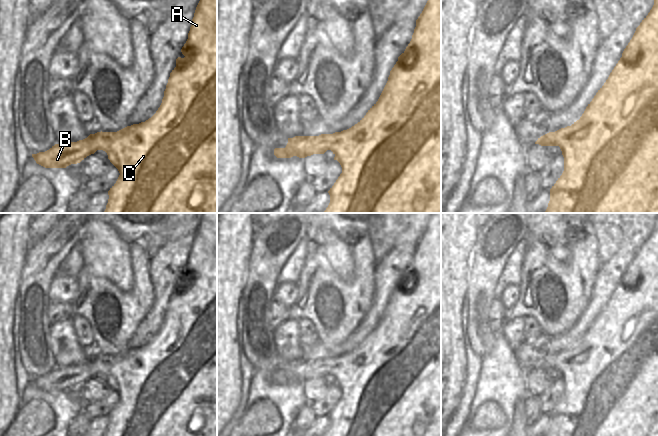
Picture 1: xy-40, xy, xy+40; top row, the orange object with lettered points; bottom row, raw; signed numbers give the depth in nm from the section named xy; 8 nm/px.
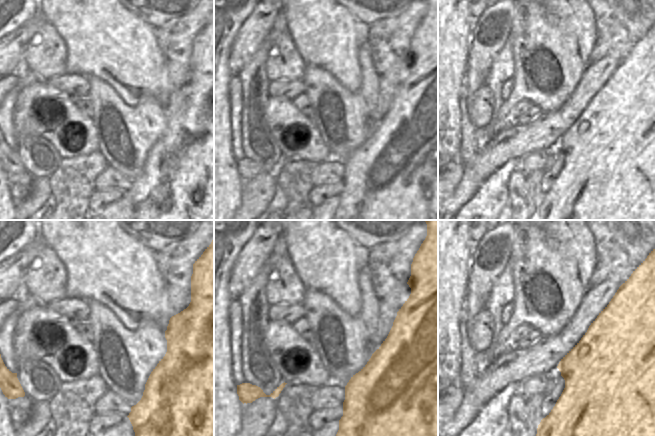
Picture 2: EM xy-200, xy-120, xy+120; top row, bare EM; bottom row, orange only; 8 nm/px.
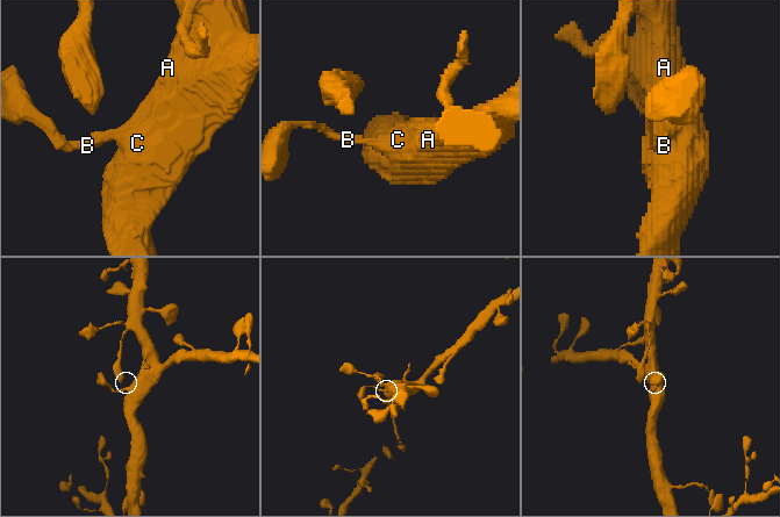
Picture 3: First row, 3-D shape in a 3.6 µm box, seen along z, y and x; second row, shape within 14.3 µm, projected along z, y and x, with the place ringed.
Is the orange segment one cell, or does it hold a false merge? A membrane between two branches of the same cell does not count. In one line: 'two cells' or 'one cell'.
one cell

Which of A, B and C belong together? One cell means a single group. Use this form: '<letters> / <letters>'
A B C

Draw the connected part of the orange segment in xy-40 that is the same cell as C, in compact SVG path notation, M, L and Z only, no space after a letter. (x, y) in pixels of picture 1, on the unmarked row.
M202 213L200 225L196 231L188 263L181 273L184 282L176 283L176 291L170 297L162 327L156 337L139 348L127 350L117 356L97 356L77 366L55 368L45 376L32 378L37 388L45 392L66 392L80 387L97 374L107 377L110 386L118 393L120 399L108 415L109 423L104 436L217 436L217 213Z

